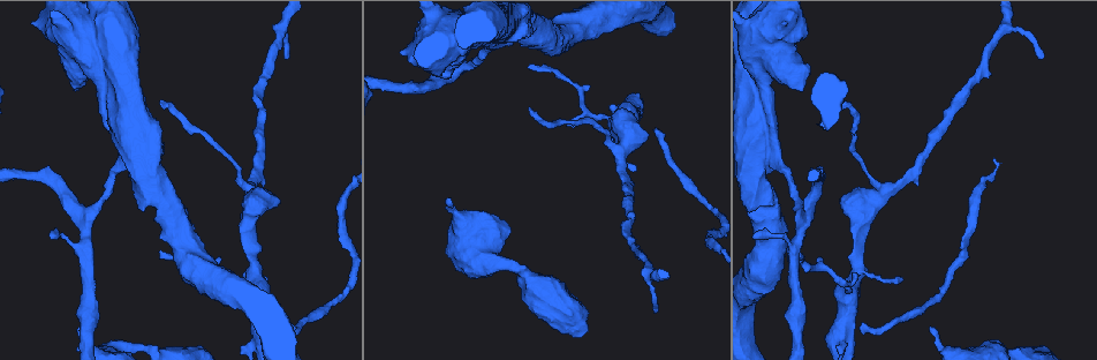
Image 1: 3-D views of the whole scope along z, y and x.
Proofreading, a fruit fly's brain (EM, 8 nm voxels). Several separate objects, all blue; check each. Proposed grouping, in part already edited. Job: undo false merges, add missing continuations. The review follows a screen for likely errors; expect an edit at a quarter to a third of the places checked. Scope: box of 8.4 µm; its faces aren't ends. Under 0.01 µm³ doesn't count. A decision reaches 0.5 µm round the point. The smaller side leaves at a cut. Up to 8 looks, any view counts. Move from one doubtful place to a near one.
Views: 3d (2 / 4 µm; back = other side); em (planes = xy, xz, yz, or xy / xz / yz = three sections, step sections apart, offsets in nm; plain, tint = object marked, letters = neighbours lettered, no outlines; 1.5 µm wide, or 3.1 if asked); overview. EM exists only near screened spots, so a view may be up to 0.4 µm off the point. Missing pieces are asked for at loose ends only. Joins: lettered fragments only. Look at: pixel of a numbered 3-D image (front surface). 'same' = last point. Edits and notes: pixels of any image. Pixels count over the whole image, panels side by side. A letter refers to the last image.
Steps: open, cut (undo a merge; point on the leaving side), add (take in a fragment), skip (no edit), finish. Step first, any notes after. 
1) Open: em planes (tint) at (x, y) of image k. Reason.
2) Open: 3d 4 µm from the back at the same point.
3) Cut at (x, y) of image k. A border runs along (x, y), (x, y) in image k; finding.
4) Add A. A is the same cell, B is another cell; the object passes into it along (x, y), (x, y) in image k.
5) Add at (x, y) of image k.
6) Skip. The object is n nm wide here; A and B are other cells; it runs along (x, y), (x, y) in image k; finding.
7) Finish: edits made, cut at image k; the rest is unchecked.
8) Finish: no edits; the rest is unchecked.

Open: 3d 4 µm at (143, 346) of image 1. Narrows sharply.

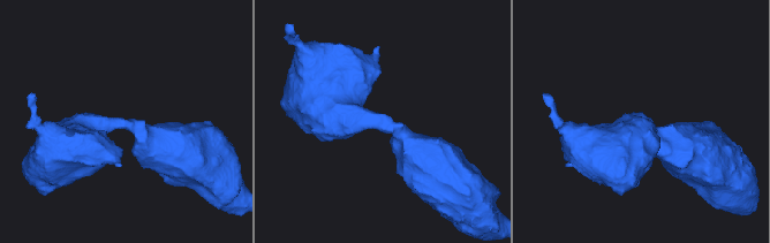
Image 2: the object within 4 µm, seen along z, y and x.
Open: em planes (letters) at (383, 119) of image 2. The arms are 460, 750 nm wide; now the EM.

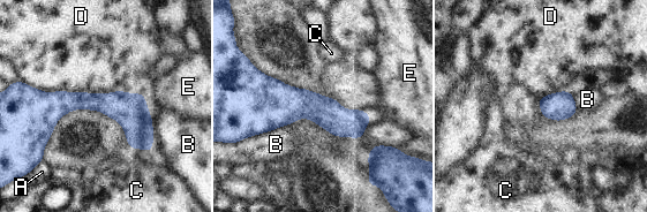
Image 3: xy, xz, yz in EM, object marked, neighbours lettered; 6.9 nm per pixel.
Skip. The longest contact is with D, 700 nm; A, B, C, D and E are other cells; it runs along (35, 96), (111, 104), (149, 146) in image 3; all the same neuron.

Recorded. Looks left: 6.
Open: 3d 2 µm at (446, 200) of image 1.

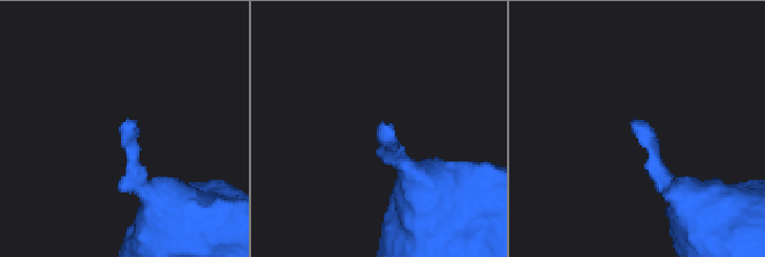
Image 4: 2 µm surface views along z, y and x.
Open: em planes (letters) at (634, 124) of image 4.

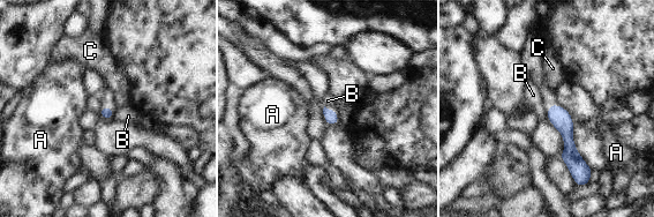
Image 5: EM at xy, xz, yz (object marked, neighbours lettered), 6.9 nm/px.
Skip. A, B and C are other cells; a border runs along (549, 104), (546, 118) in image 5; no lettered fragment goes on from it.

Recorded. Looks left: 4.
Open: em planes (plain) at (854, 272) of image 1. Tapers out.

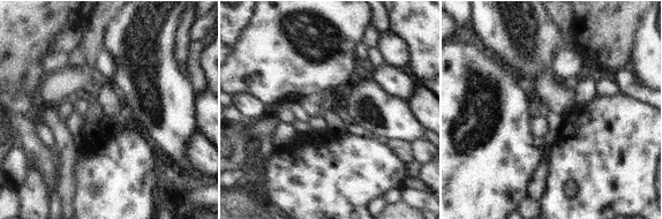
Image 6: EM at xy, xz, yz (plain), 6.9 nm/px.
Open: em planes (letters) at the same point. What lies round it.

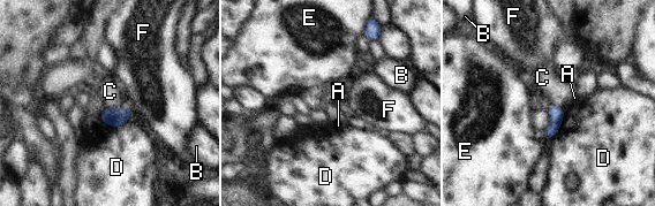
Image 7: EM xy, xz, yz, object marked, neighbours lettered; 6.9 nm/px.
Skip. The longest contact is with D, 220 nm; A, B, C, D, E and F are other cells; none of them fits.

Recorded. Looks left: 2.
Finish: no edits; the rest is unchecked.

